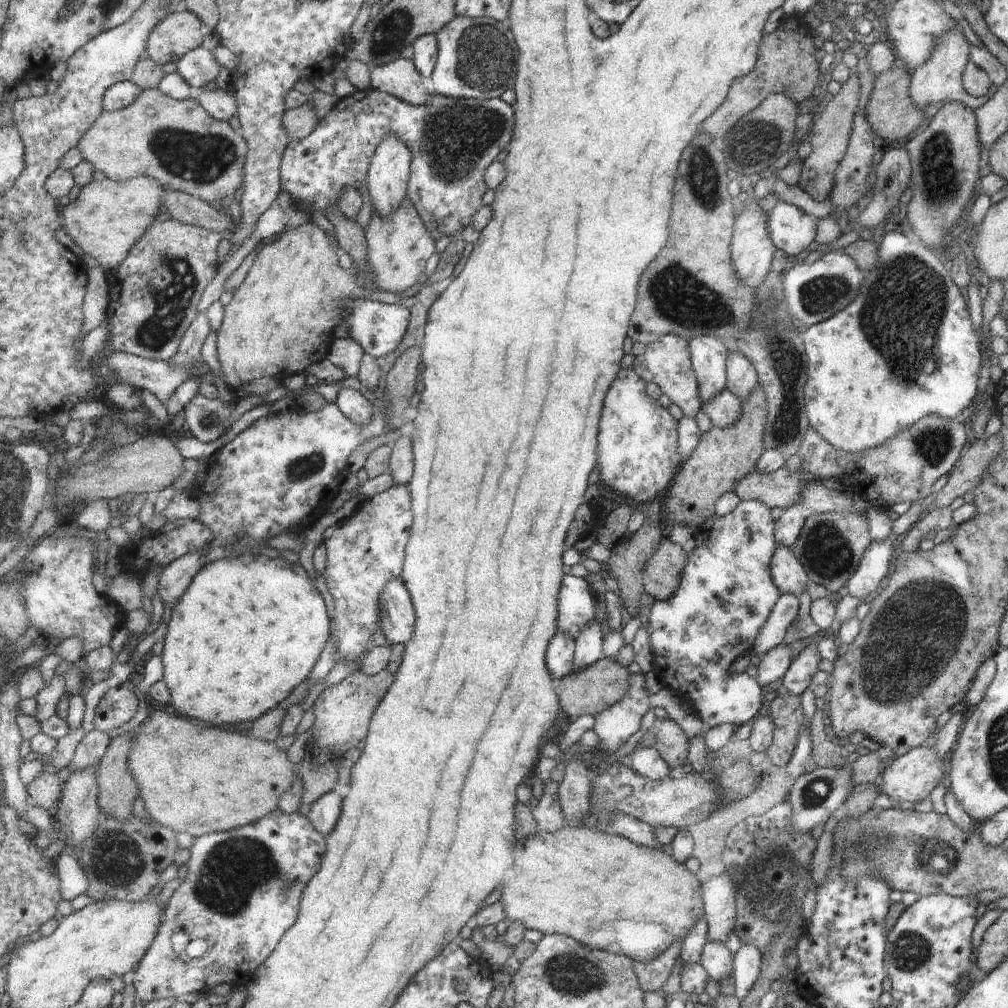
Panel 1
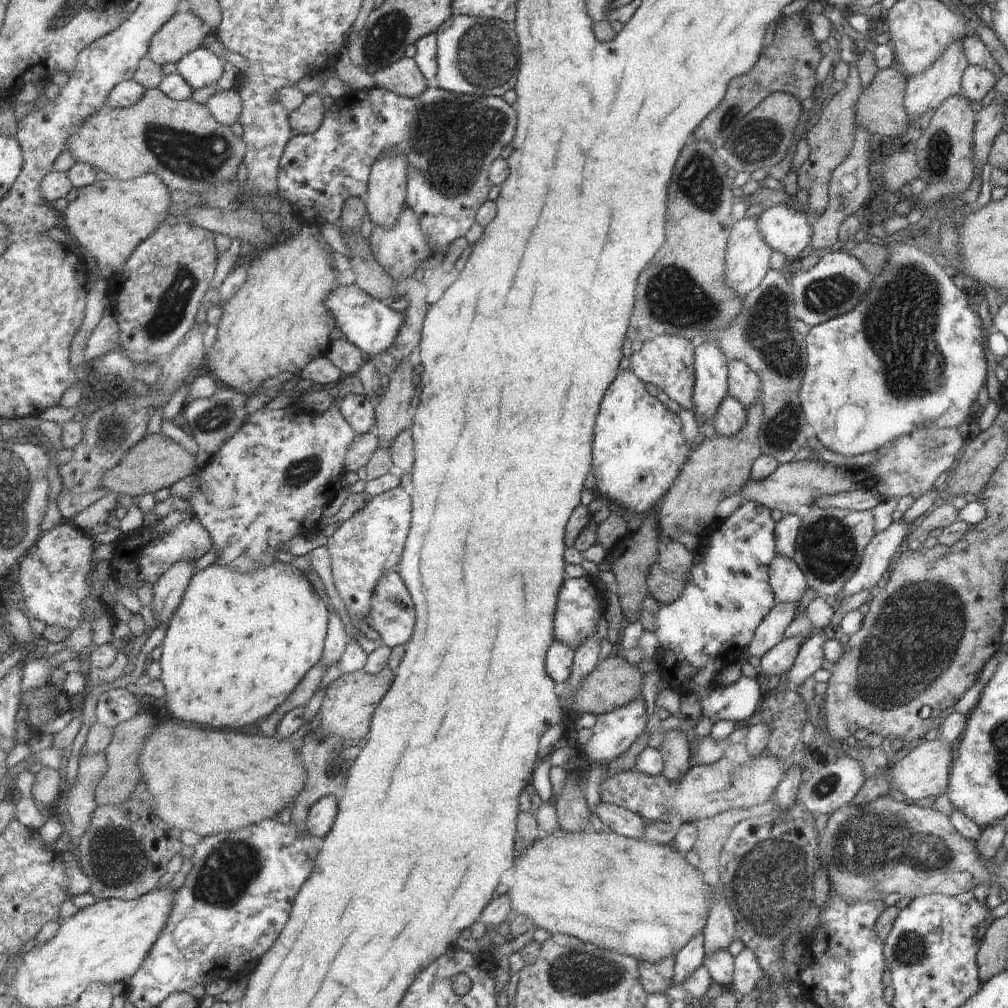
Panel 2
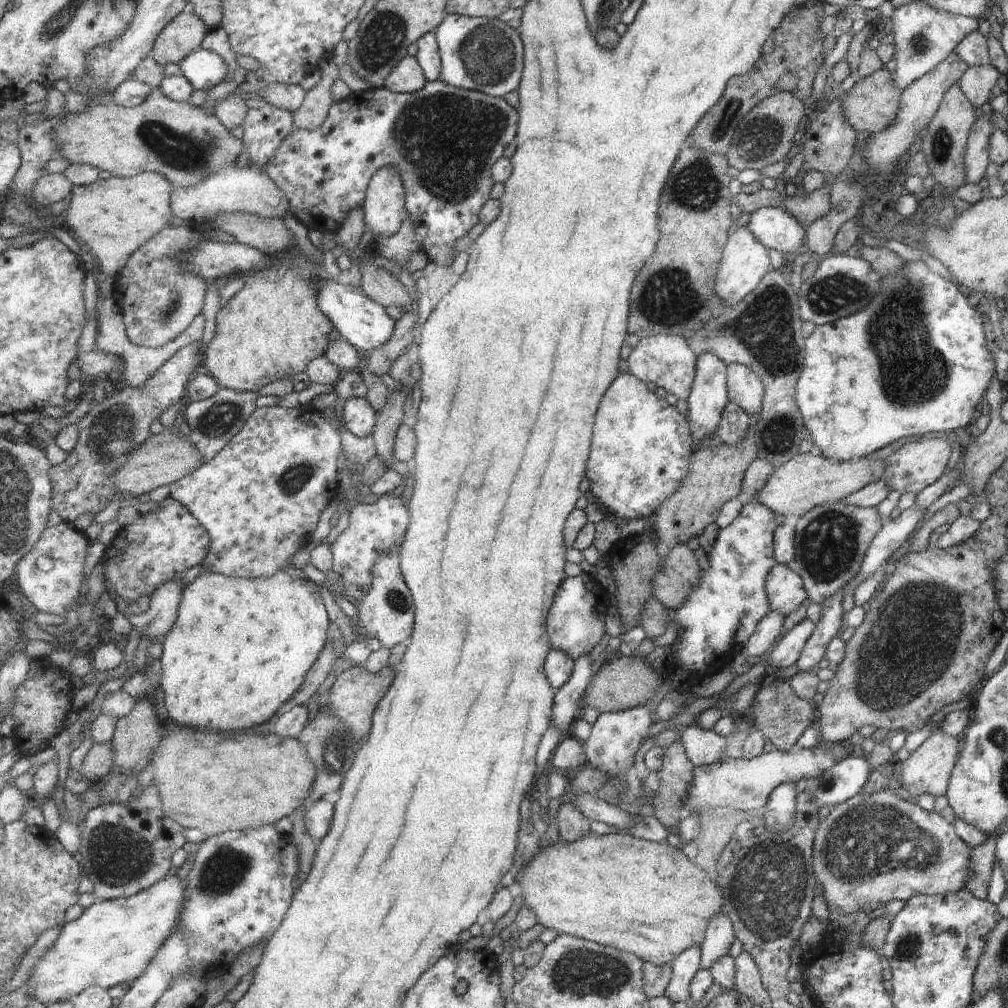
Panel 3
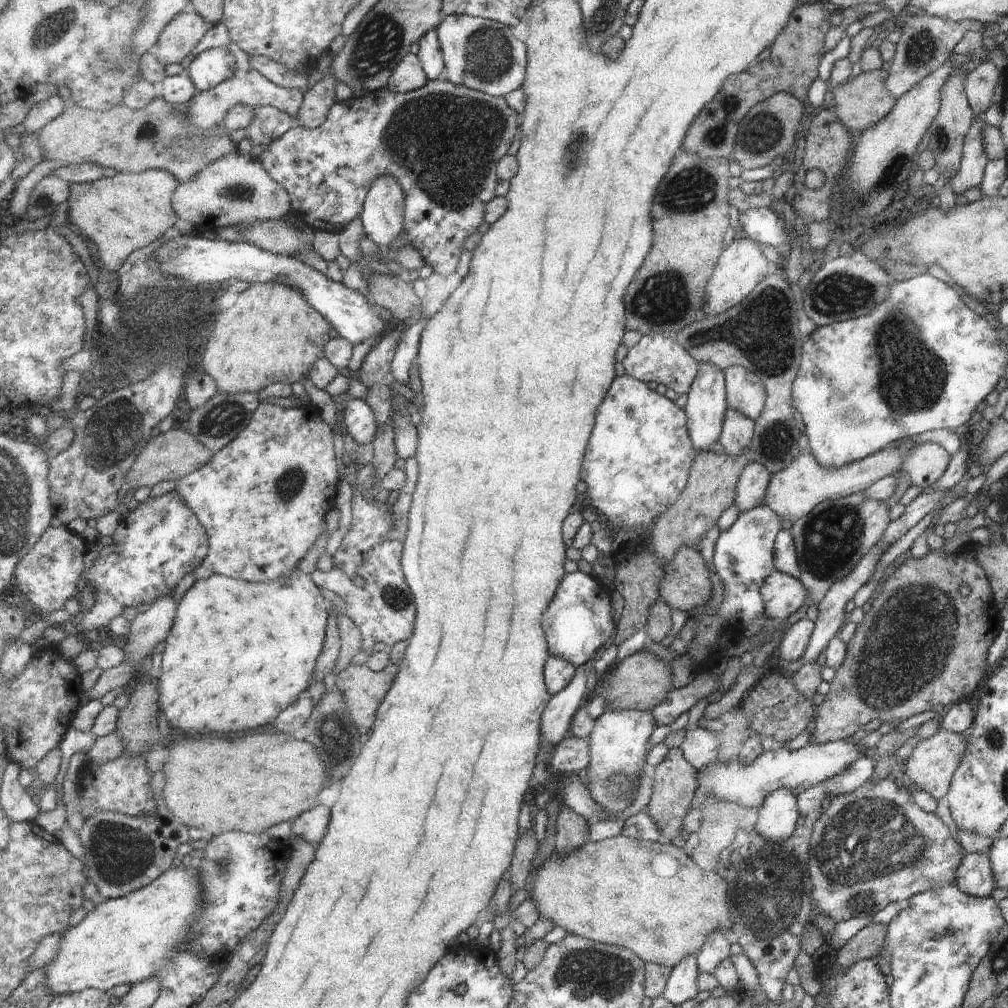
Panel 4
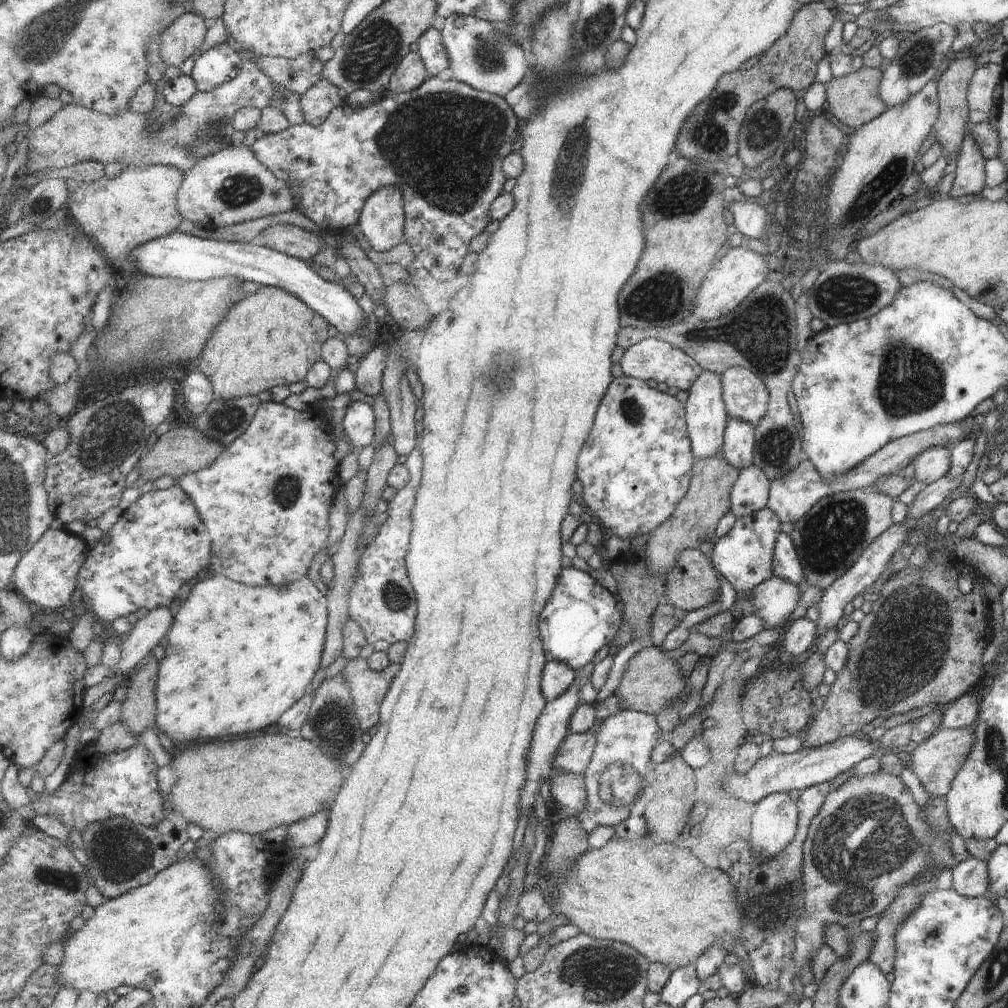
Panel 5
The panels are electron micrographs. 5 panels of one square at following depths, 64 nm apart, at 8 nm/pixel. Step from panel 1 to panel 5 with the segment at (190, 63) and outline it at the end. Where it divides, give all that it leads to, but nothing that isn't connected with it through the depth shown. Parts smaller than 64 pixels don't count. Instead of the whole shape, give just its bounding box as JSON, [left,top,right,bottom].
[190,42,243,92]

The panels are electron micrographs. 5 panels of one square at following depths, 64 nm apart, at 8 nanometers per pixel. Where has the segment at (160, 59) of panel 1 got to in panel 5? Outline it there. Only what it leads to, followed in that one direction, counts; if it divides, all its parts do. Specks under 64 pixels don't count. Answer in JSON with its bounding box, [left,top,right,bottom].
[158,12,207,66]

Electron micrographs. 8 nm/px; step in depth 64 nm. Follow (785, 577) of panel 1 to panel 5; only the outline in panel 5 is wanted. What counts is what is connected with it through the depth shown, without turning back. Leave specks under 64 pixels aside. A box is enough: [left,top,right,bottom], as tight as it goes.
[752,575,801,629]

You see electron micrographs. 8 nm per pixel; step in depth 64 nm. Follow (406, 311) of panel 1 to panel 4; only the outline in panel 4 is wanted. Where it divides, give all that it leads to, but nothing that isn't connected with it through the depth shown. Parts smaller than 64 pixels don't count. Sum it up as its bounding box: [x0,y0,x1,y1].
[155,235,388,345]

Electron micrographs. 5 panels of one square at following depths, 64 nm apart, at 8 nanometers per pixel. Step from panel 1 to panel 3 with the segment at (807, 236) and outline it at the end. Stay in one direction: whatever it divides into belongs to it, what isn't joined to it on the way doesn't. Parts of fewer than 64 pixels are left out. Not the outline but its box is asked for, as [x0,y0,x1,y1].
[746,207,805,254]

